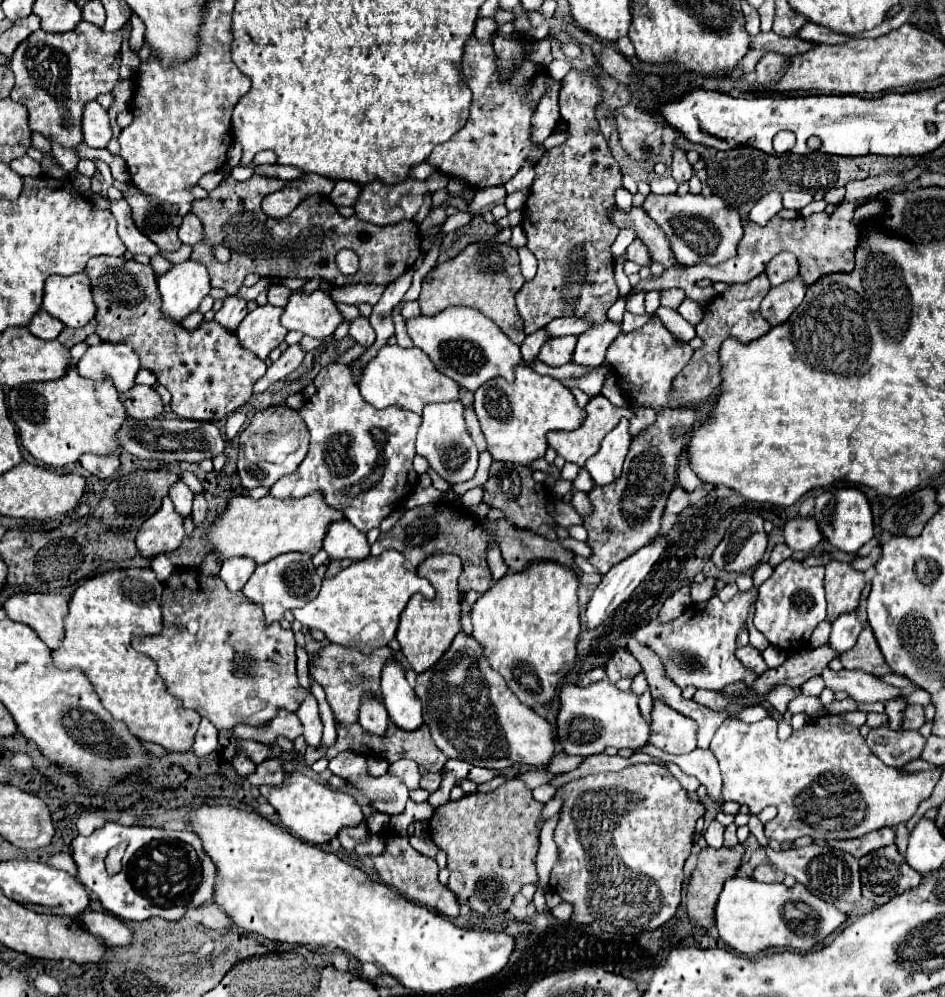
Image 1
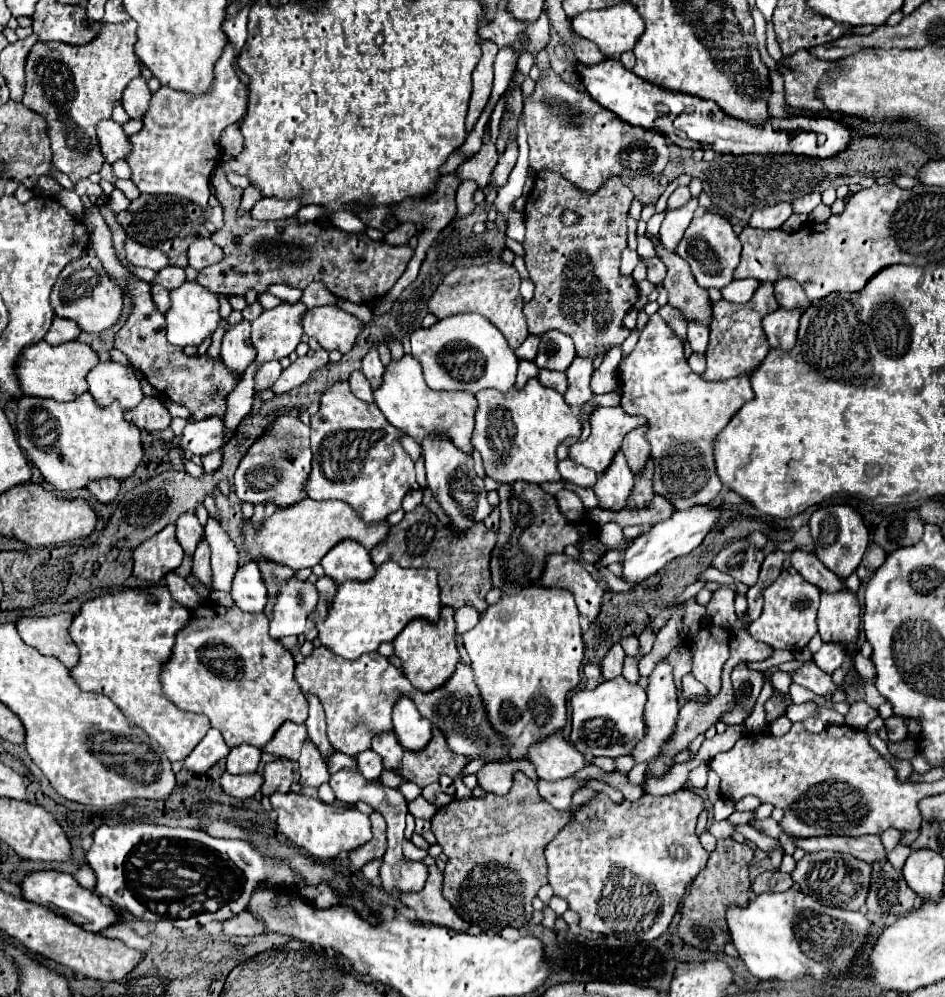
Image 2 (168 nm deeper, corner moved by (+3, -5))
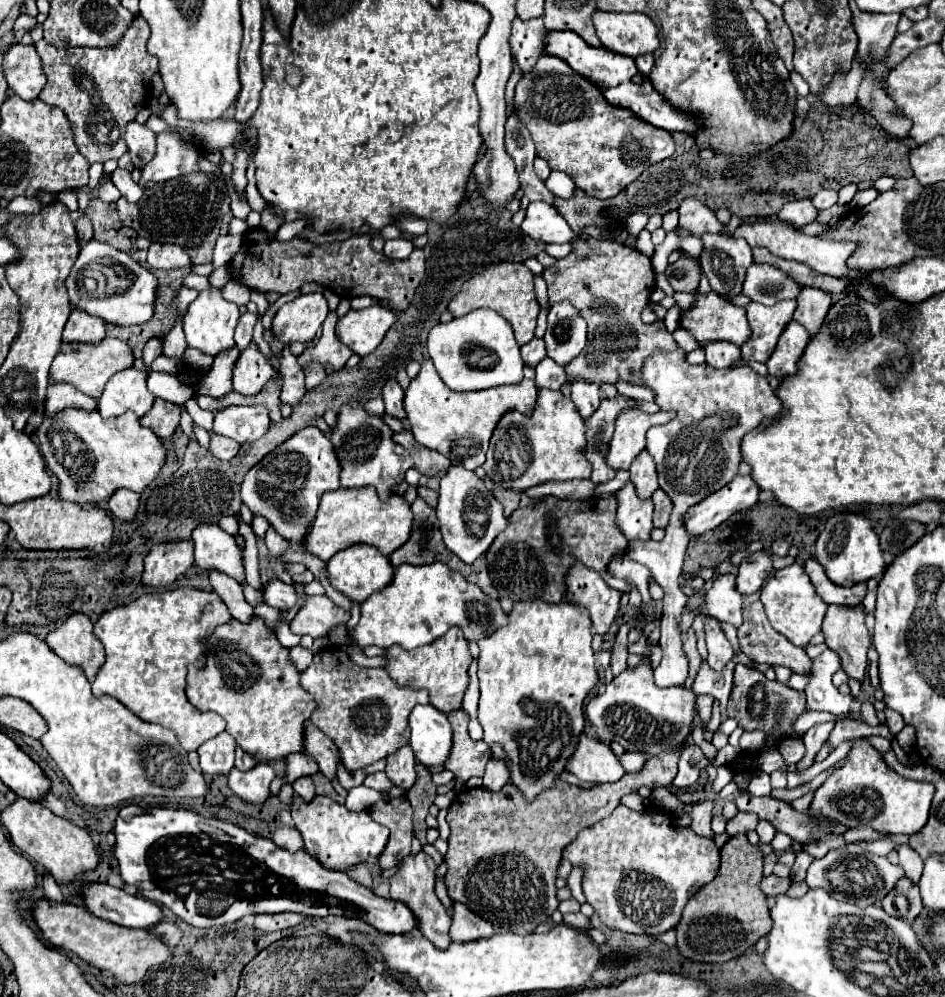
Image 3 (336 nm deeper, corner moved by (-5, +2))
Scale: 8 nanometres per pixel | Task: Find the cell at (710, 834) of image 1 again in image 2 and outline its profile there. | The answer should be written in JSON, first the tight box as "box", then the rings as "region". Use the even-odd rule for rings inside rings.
{"box":[708,822,734,840],"region":[[[714,822],[710,828],[708,828],[708,832],[716,838],[716,840],[720,840],[720,838],[728,838],[728,836],[732,836],[732,832],[734,832],[734,826],[730,824],[730,822]]]}

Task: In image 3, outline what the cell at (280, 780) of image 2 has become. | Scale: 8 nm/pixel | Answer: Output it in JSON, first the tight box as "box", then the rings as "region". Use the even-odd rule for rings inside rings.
{"box":[286,753,318,783],"region":[[[294,753],[286,759],[286,779],[292,783],[298,777],[306,777],[306,775],[314,775],[318,773],[318,763],[306,755],[306,753]]]}

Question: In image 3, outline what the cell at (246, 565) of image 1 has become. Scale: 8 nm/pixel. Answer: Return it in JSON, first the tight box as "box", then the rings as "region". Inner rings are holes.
{"box":[264,579,304,609],"region":[[[278,579],[270,581],[268,585],[264,585],[264,603],[276,609],[292,609],[292,607],[304,607],[304,597],[300,599],[294,591],[292,585],[286,585]]]}

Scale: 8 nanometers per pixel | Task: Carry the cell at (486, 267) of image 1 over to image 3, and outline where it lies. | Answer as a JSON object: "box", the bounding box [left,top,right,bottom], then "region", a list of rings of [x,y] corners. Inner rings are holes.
{"box":[448,263,538,345],"region":[[[498,263],[498,265],[490,265],[484,273],[474,275],[472,279],[468,279],[460,293],[450,301],[448,311],[454,317],[462,317],[468,311],[480,309],[480,307],[488,307],[494,309],[496,313],[500,313],[514,329],[516,341],[518,345],[526,345],[528,341],[534,339],[534,329],[536,329],[536,317],[538,317],[538,301],[534,295],[534,275],[532,271],[524,265],[524,263]]]}

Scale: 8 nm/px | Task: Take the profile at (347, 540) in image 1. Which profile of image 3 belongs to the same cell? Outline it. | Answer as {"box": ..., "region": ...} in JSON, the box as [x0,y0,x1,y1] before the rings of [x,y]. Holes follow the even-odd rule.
{"box":[328,545,394,603],"region":[[[352,545],[352,547],[336,553],[328,561],[330,585],[354,603],[364,603],[368,599],[368,595],[382,591],[392,581],[392,575],[394,575],[394,567],[390,565],[390,559],[380,555],[380,551],[376,551],[370,545]]]}

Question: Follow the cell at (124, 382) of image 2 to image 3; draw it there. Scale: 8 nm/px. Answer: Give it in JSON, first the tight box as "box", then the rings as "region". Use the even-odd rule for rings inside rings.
{"box":[98,367,156,419],"region":[[[130,367],[108,381],[102,397],[98,399],[98,413],[104,419],[124,415],[126,411],[134,411],[138,417],[144,417],[154,399],[156,397],[146,389],[146,375]]]}

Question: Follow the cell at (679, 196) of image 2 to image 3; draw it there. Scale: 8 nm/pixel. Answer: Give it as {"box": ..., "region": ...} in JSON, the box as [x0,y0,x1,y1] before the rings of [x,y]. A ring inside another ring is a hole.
{"box":[680,199,722,237],"region":[[[684,199],[680,209],[680,229],[690,231],[694,237],[702,237],[706,233],[718,233],[722,229],[722,225],[718,223],[716,215],[706,209],[706,205],[702,205],[698,199]]]}

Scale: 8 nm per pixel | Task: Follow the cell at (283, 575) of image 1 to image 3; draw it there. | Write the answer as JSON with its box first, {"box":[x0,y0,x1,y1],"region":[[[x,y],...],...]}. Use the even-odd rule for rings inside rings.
{"box":[290,595,350,639],"region":[[[312,595],[306,599],[306,605],[298,611],[296,619],[290,623],[292,633],[296,635],[310,635],[314,639],[328,637],[332,629],[340,623],[348,623],[350,611],[336,607],[324,595]]]}

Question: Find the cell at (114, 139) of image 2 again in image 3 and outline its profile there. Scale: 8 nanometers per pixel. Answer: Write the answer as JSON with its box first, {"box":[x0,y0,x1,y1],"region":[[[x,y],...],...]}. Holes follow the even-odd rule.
{"box":[126,121,156,169],"region":[[[136,121],[128,123],[126,143],[136,169],[142,169],[156,155],[156,133],[152,133],[146,125],[140,125]]]}

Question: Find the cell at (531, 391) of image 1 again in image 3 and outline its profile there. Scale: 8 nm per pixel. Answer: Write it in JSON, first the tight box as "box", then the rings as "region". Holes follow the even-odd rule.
{"box":[482,389,592,493],"region":[[[540,389],[536,411],[532,413],[532,417],[524,417],[518,411],[508,411],[500,419],[490,439],[486,463],[482,467],[496,485],[520,493],[546,481],[588,479],[592,467],[584,459],[586,447],[584,433],[586,433],[584,419],[576,411],[572,399],[562,391]]]}

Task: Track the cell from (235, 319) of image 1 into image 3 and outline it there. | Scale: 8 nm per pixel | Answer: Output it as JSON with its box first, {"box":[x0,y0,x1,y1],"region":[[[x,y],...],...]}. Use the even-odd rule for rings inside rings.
{"box":[234,341,278,397],"region":[[[252,341],[244,353],[240,353],[236,365],[234,365],[234,391],[246,397],[258,395],[268,381],[276,379],[278,371],[274,371],[268,363],[268,359],[260,353],[258,345]]]}

